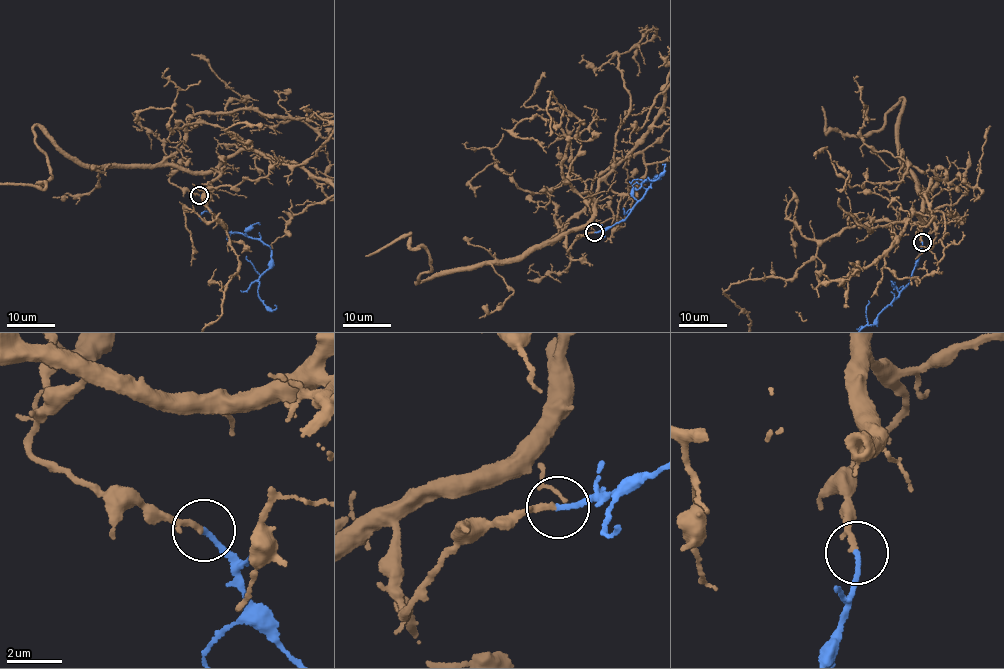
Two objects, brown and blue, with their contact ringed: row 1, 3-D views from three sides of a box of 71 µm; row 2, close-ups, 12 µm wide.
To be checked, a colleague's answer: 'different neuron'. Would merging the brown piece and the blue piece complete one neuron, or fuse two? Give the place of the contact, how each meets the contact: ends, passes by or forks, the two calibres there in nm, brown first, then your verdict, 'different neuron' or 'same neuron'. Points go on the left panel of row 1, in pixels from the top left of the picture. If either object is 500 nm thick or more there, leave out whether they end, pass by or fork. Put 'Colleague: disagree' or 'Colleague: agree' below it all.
at (199, 195); brown ends there; blue ends there; 220 nm thick on the brown side, 180 nm on the other; same neuron
Colleague: disagree

